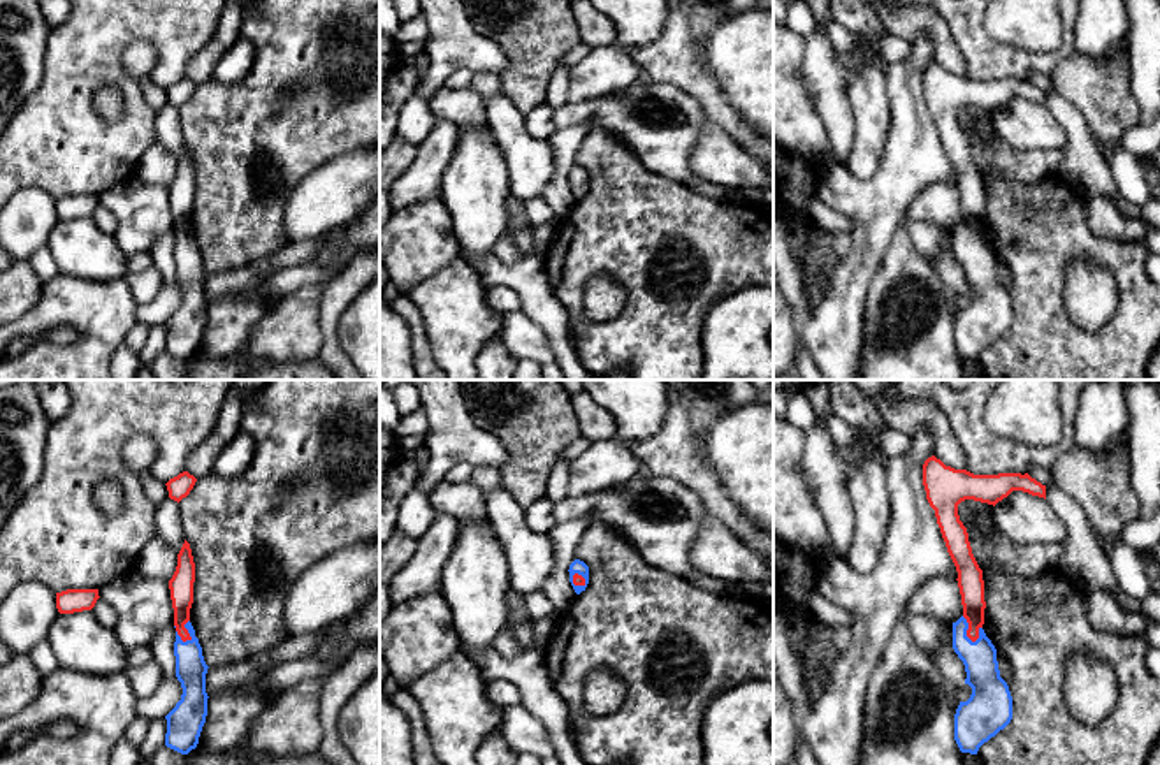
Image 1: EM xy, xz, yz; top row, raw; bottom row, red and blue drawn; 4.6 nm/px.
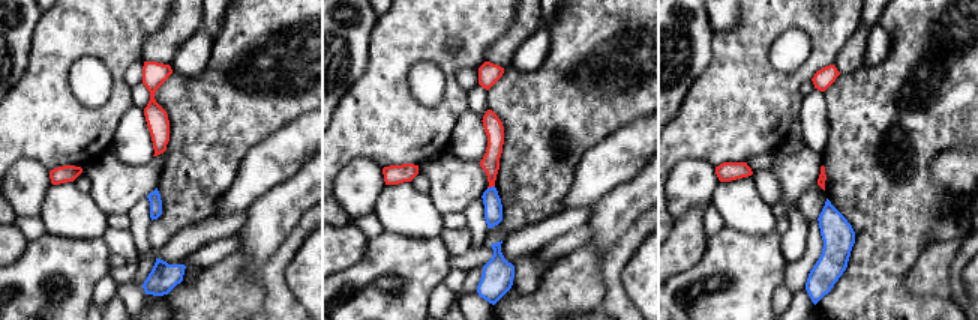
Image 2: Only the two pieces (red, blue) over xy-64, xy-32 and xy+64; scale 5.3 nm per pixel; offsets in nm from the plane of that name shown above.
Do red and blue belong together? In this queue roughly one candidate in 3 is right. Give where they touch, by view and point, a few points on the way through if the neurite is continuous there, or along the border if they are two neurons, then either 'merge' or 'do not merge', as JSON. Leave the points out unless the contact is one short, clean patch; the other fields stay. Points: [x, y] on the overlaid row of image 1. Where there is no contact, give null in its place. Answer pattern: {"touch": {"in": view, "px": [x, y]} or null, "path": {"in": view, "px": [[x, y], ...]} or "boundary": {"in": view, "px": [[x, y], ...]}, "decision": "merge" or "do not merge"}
{"touch": {"in": "yz", "px": [967, 630]}, "boundary": {"in": "yz", "px": [[962, 616], [967, 623], [967, 635], [974, 642]]}, "decision": "do not merge"}

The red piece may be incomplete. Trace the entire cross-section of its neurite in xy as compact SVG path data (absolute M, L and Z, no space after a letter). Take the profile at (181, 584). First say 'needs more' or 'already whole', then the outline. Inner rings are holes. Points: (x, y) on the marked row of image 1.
already whole; M185 540L179 554L178 566L169 580L170 600L174 608L174 626L183 642L192 640L185 624L190 621L190 608L193 603L195 563L190 543Z

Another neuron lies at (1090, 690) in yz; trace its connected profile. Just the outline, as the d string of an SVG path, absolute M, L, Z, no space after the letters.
M1072 654L1063 684L1065 703L1077 721L1100 725L1118 702L1114 668L1091 654Z

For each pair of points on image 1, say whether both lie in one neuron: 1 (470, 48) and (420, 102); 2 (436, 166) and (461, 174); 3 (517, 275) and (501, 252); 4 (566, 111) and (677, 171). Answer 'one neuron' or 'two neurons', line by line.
1: one neuron
2: two neurons
3: two neurons
4: one neuron

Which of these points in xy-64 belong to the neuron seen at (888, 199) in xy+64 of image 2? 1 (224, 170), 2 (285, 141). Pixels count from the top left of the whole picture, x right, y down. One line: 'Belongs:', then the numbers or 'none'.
Belongs: 1

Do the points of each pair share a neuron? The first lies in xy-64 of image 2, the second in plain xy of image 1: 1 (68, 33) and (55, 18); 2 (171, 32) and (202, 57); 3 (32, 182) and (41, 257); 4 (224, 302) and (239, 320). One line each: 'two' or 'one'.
1: two
2: one
3: two
4: two

